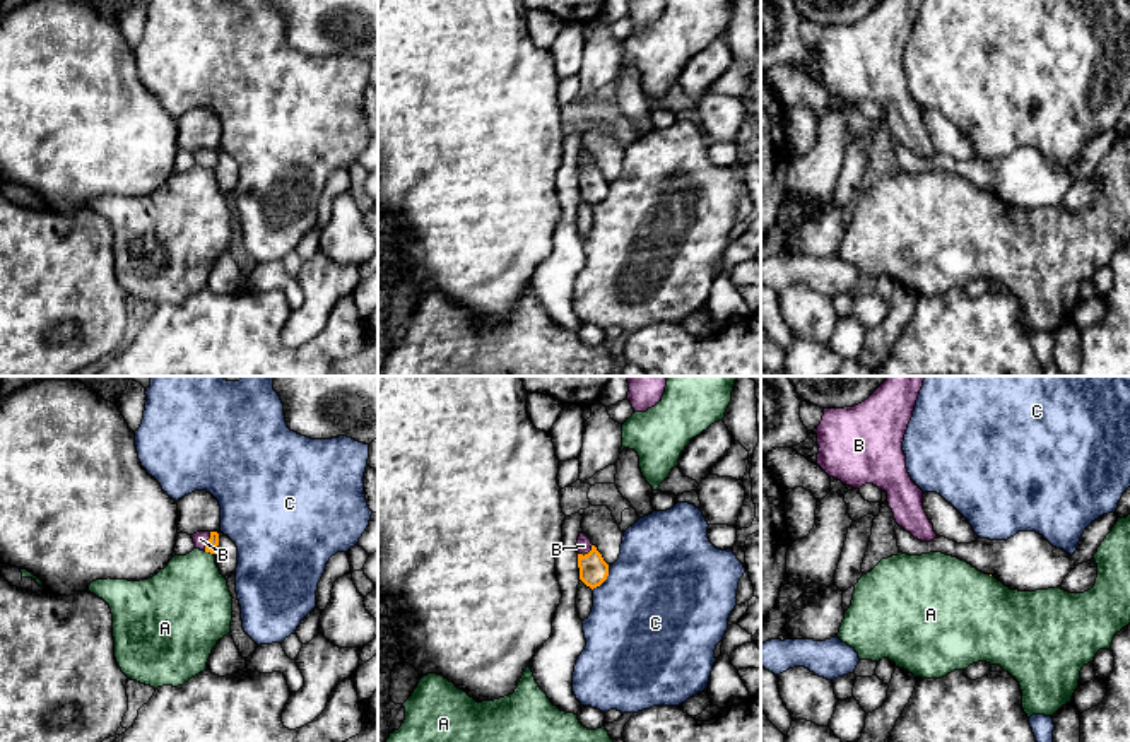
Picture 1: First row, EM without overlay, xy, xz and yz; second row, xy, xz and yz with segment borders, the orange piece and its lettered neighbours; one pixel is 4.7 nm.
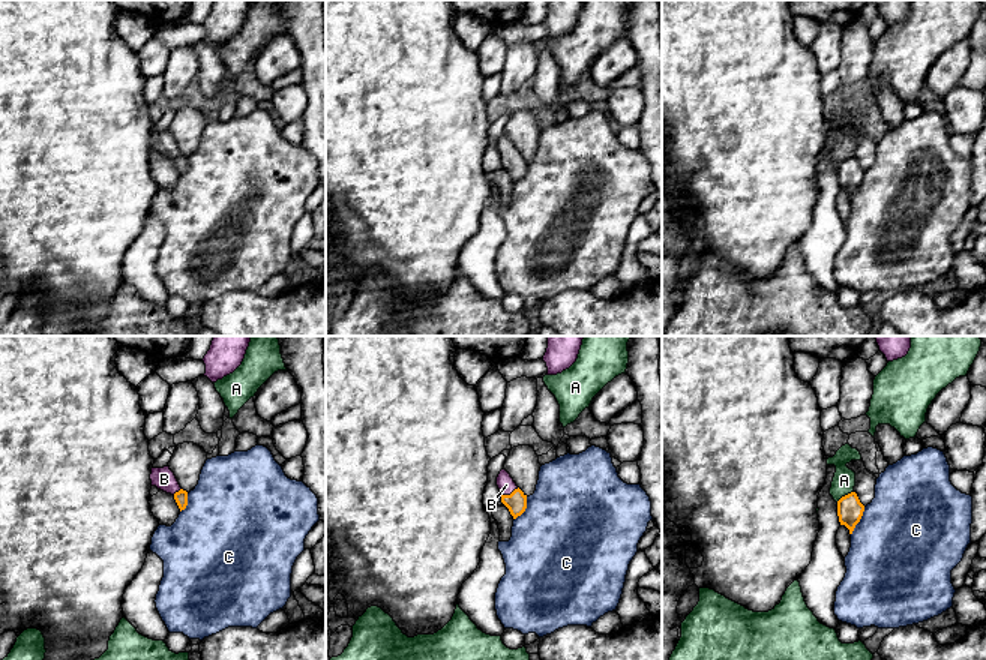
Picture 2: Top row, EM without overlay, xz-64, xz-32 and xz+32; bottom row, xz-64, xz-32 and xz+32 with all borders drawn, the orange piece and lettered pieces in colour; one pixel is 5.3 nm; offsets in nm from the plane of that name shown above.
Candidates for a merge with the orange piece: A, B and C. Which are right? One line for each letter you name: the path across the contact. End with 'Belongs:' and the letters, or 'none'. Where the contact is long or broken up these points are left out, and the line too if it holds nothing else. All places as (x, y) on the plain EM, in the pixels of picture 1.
B: across xy (212, 159), (209, 158), (200, 156)
Belongs: B

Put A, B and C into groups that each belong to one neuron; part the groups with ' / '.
A / B / C

